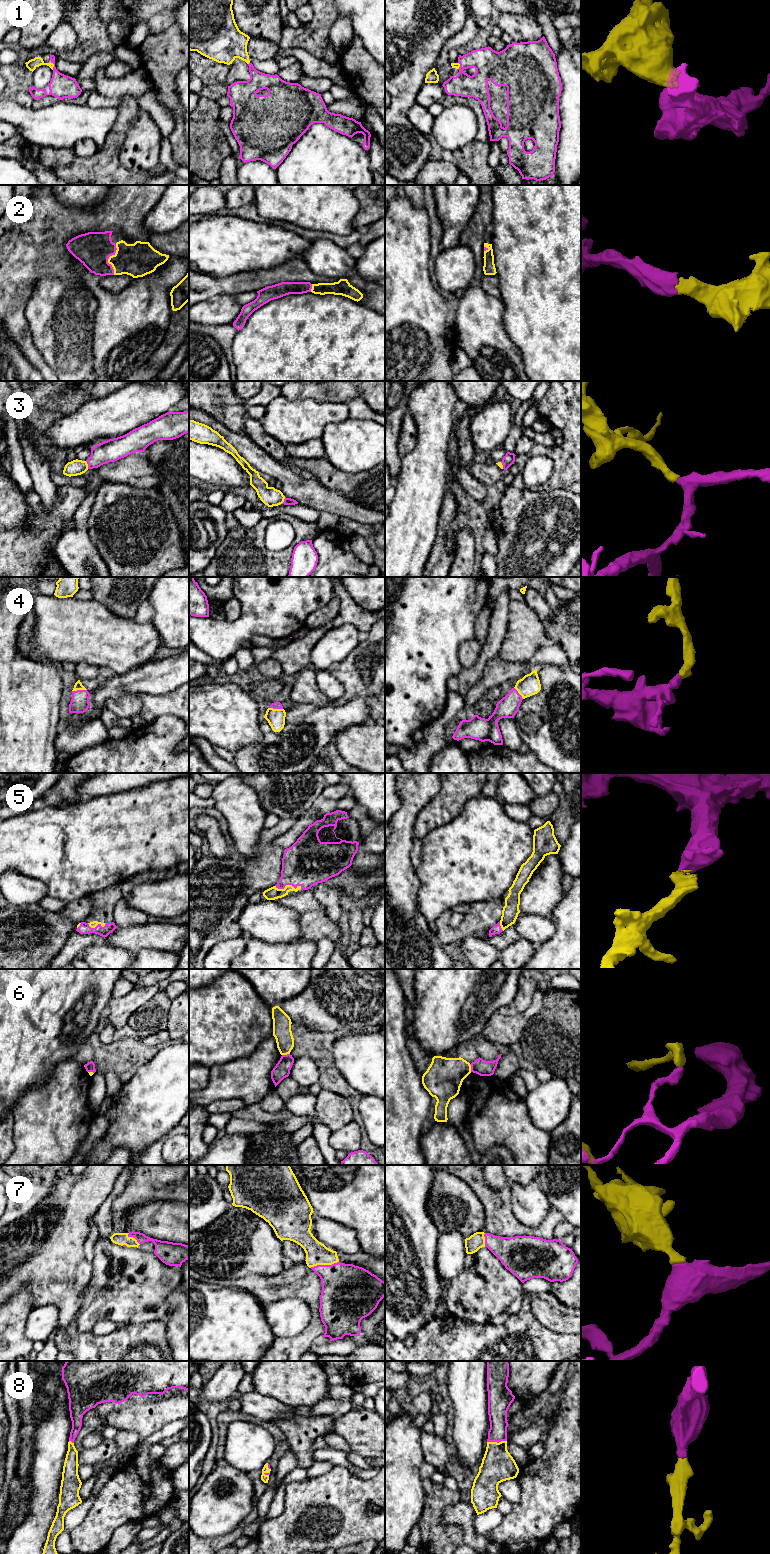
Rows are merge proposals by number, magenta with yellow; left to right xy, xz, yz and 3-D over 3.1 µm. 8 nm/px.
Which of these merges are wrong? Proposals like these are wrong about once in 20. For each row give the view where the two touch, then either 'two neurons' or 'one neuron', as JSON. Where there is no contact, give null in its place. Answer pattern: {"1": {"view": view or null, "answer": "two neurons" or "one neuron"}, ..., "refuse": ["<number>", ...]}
{"1": {"view": "xy", "answer": "one neuron"}, "2": {"view": "xy", "answer": "one neuron"}, "3": {"view": "xy", "answer": "one neuron"}, "4": {"view": "xy", "answer": "one neuron"}, "5": {"view": "xz", "answer": "one neuron"}, "6": {"view": "xz", "answer": "two neurons"}, "7": {"view": "xz", "answer": "one neuron"}, "8": {"view": "yz", "answer": "one neuron"}, "refuse": ["6"]}

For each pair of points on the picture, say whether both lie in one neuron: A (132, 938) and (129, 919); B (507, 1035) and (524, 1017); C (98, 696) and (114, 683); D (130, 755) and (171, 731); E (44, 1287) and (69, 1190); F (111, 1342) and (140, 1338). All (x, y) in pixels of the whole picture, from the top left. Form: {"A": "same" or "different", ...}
{"A": "different", "B": "same", "C": "same", "D": "same", "E": "same", "F": "same"}

